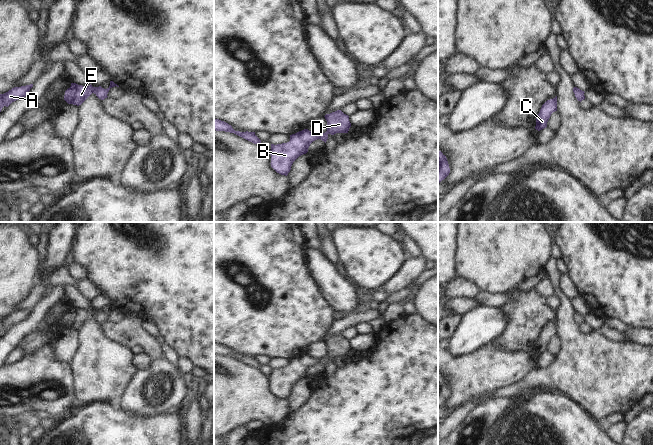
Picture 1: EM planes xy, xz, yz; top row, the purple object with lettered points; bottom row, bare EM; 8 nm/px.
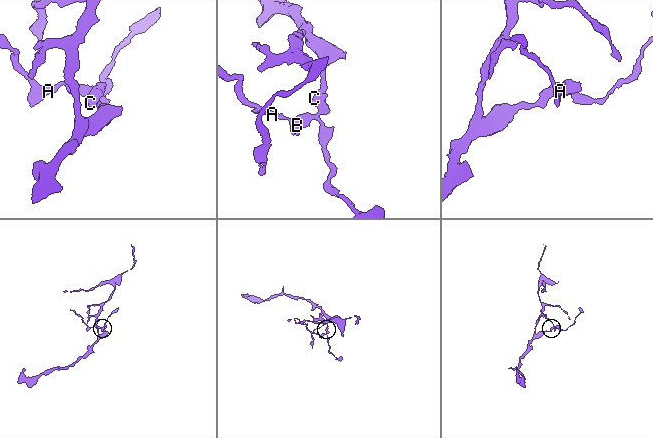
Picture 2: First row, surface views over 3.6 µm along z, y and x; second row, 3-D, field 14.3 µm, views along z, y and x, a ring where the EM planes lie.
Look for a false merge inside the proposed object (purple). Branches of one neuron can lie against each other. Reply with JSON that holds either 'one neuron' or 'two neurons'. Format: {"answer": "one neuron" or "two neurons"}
{"answer": "two neurons"}

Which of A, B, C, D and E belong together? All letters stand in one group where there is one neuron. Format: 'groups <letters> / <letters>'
groups A B E / C D

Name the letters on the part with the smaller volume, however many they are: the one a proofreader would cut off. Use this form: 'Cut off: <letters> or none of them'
Cut off: A, B, E

